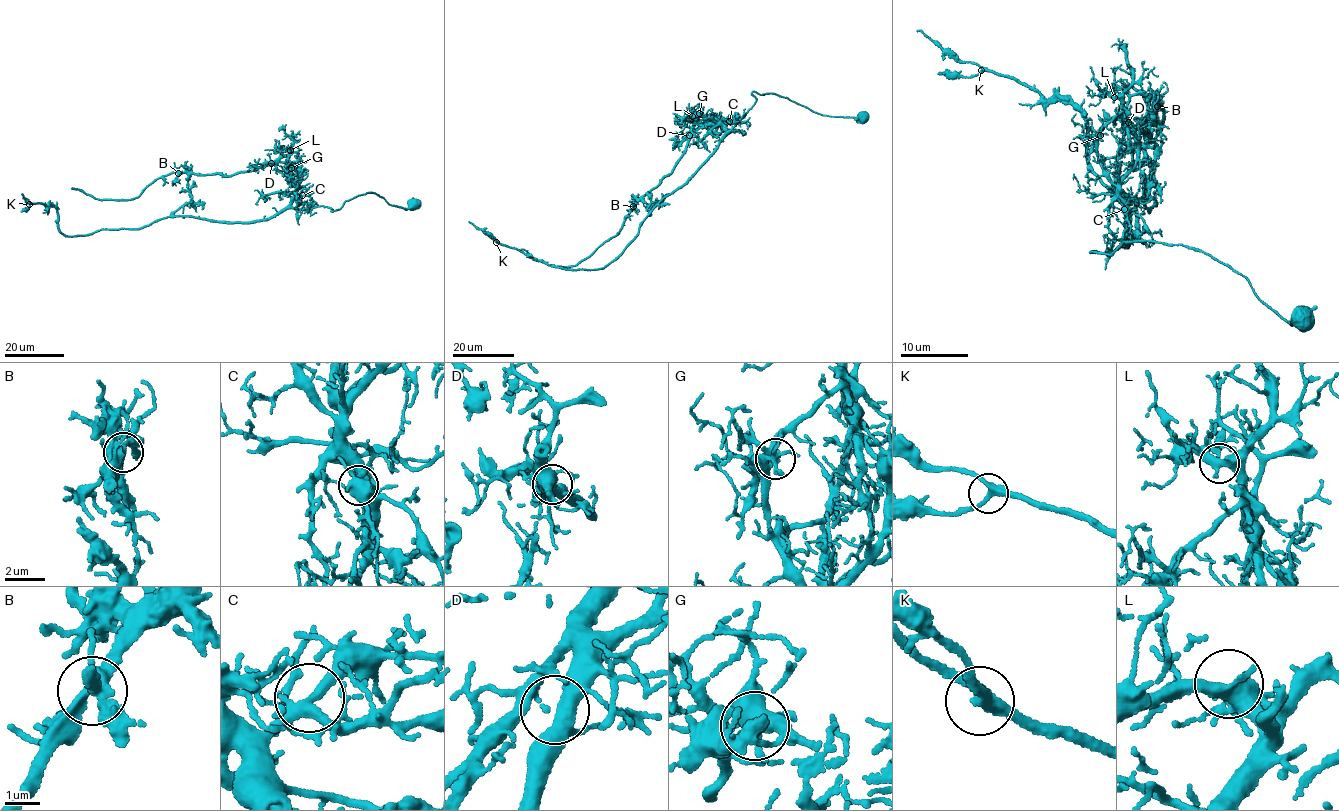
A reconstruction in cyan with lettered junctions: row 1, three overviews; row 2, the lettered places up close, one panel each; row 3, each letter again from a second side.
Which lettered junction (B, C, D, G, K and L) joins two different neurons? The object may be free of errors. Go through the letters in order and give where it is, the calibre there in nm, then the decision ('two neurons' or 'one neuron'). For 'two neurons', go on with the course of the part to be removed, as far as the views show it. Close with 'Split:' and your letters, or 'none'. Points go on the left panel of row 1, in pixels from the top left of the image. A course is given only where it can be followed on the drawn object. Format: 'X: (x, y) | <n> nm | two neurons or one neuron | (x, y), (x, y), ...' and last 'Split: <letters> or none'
B: (178, 173) | 360 nm | one neuron
C: (302, 195) | 280 nm | one neuron
D: (271, 163) | 360 nm | one neuron
G: (291, 168) | 280 nm | two neurons | (291, 168), (284, 155), (253, 171), (230, 176), (173, 172), (127, 199), (97, 199), (71, 188)
K: (29, 204) | 280 nm | one neuron
L: (290, 150) | 400 nm | one neuron
Split: G

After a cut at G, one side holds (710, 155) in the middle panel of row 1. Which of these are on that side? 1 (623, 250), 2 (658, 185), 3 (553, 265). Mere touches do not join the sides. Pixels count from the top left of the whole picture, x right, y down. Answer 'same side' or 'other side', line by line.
1: same side
2: other side
3: same side

